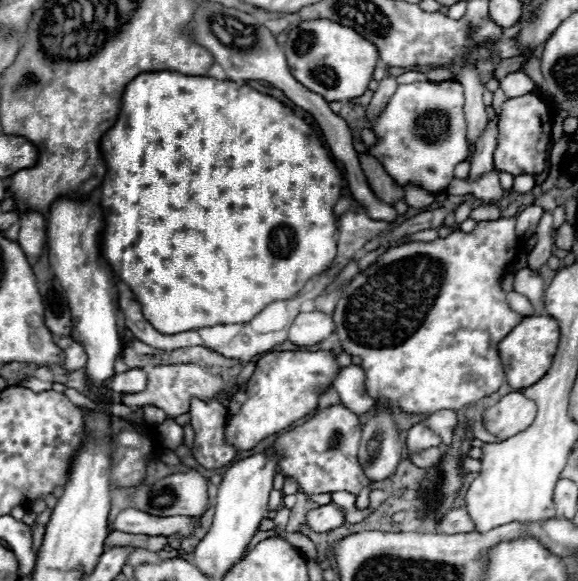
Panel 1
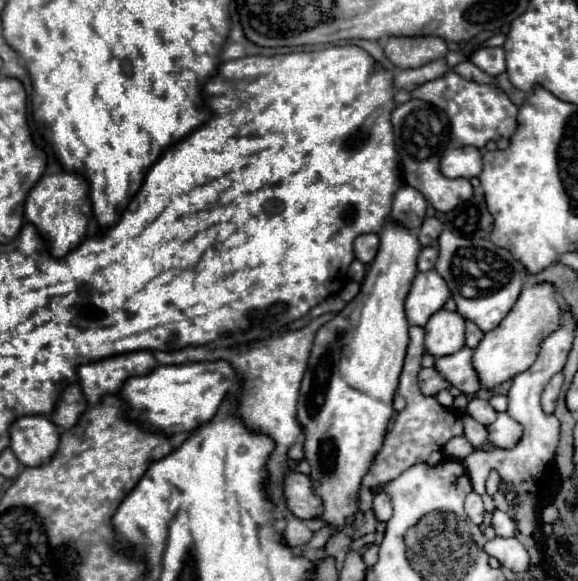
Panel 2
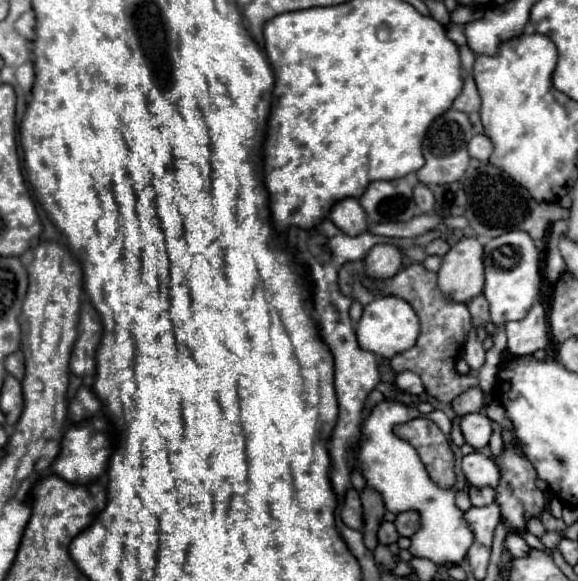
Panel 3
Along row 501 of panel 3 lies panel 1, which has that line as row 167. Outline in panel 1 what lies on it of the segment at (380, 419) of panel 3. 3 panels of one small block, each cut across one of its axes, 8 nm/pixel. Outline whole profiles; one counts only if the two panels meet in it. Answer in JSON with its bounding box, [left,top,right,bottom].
[370,80,470,194]

